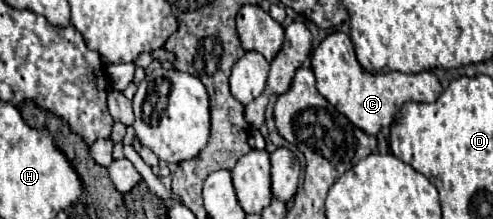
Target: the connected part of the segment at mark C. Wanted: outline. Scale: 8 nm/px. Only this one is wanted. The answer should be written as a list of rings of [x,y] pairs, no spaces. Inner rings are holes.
[[[343,32],[329,34],[311,54],[311,68],[317,78],[317,90],[325,96],[349,122],[361,128],[369,136],[377,136],[379,130],[389,128],[395,114],[407,102],[435,102],[441,94],[441,82],[433,72],[387,72],[387,74],[371,74],[361,68],[355,58],[353,42]]]

